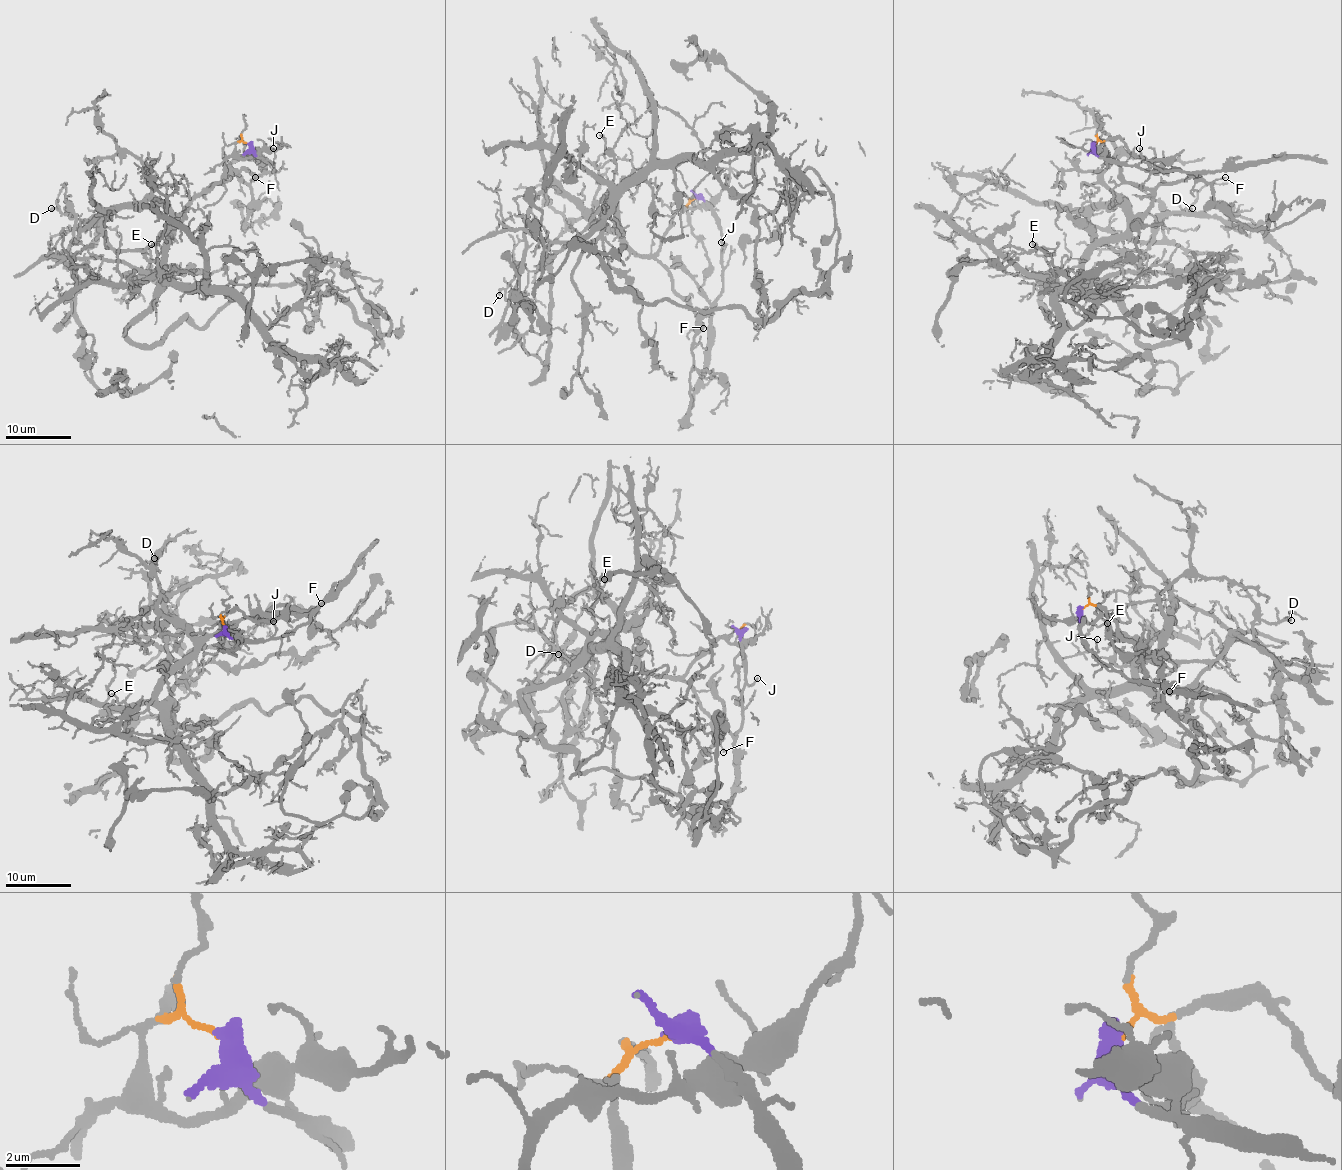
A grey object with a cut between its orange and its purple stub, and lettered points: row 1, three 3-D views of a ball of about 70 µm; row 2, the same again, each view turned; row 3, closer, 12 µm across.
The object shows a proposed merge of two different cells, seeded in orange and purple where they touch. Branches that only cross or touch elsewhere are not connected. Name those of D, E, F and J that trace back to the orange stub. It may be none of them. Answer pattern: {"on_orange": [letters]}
{"on_orange": ["D", "E", "F"]}

